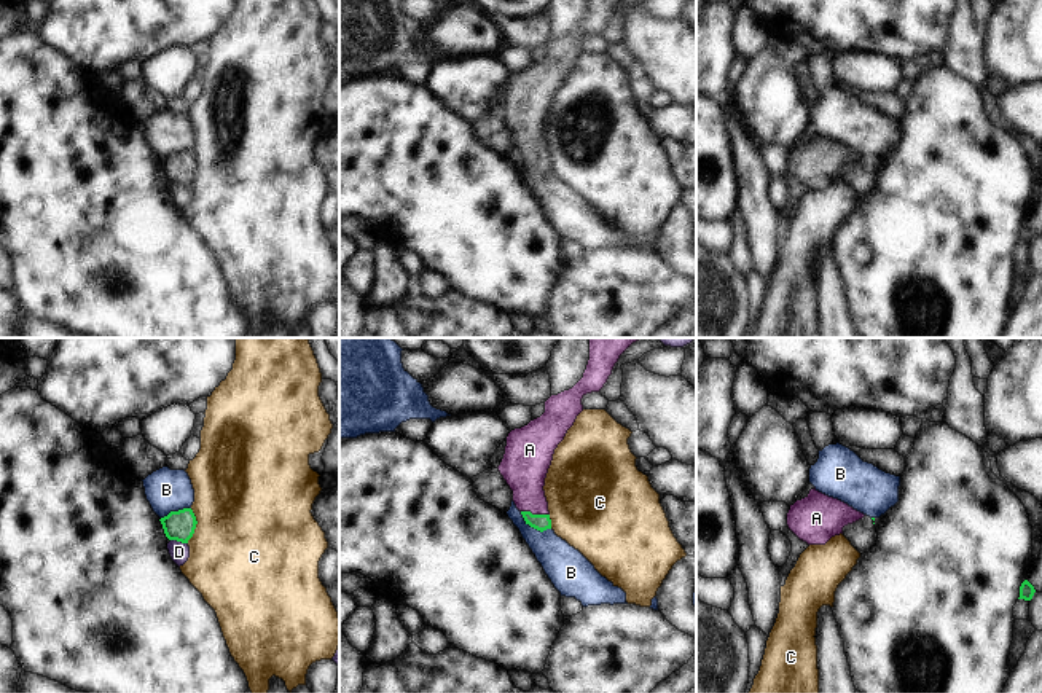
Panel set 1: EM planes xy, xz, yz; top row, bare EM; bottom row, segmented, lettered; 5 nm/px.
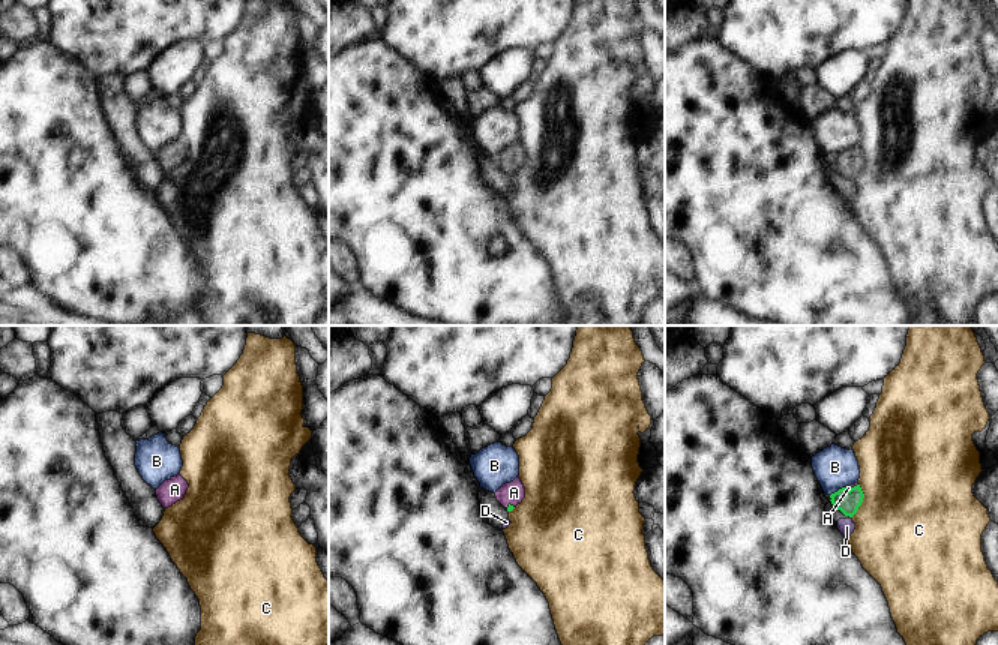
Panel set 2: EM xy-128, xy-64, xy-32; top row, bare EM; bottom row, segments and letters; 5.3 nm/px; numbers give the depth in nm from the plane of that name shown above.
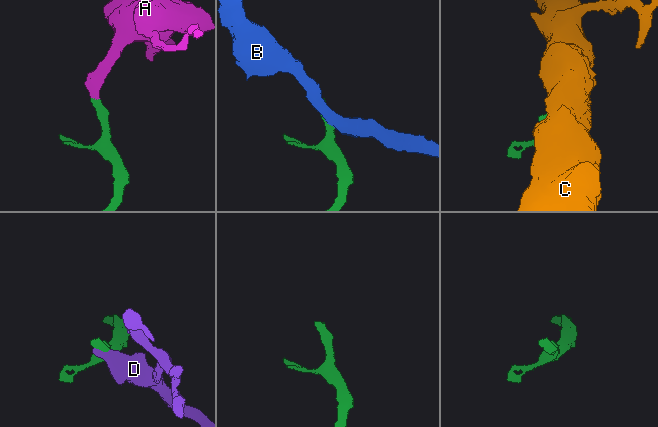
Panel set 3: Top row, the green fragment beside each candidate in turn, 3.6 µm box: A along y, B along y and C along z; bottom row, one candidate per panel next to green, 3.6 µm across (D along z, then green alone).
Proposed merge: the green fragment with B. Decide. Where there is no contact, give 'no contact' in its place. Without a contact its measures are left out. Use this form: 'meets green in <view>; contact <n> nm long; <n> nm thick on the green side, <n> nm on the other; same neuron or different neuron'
meets green in xz; contact 180 nm long; 80 nm thick on the green side, 200 nm on the other; different neuron

